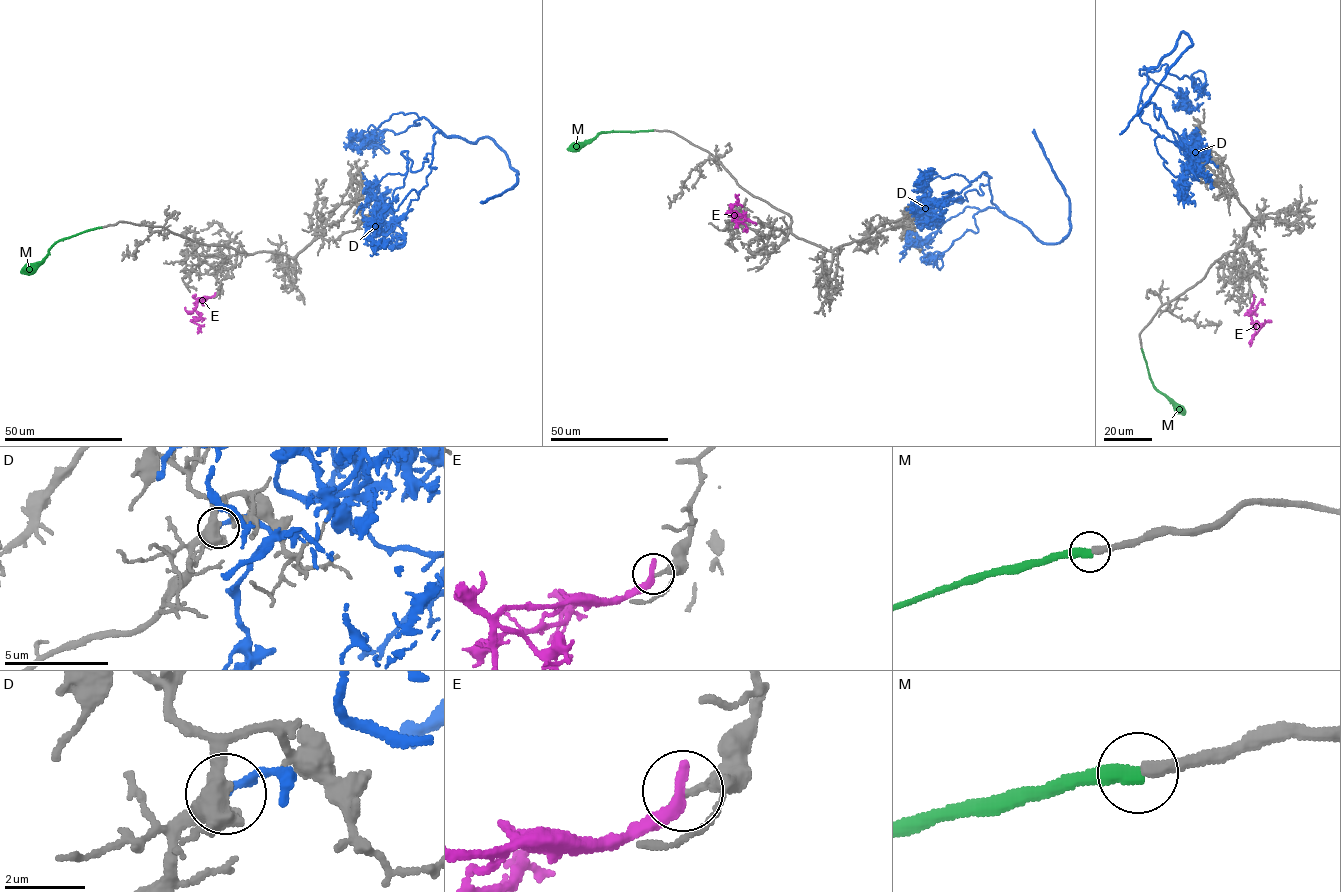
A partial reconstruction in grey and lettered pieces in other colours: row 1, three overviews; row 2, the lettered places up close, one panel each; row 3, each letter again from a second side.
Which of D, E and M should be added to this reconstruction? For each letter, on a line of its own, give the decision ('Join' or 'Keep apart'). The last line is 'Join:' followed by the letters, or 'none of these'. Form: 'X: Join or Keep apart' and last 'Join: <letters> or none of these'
D: Keep apart
E: Keep apart
M: Join
Join: M

